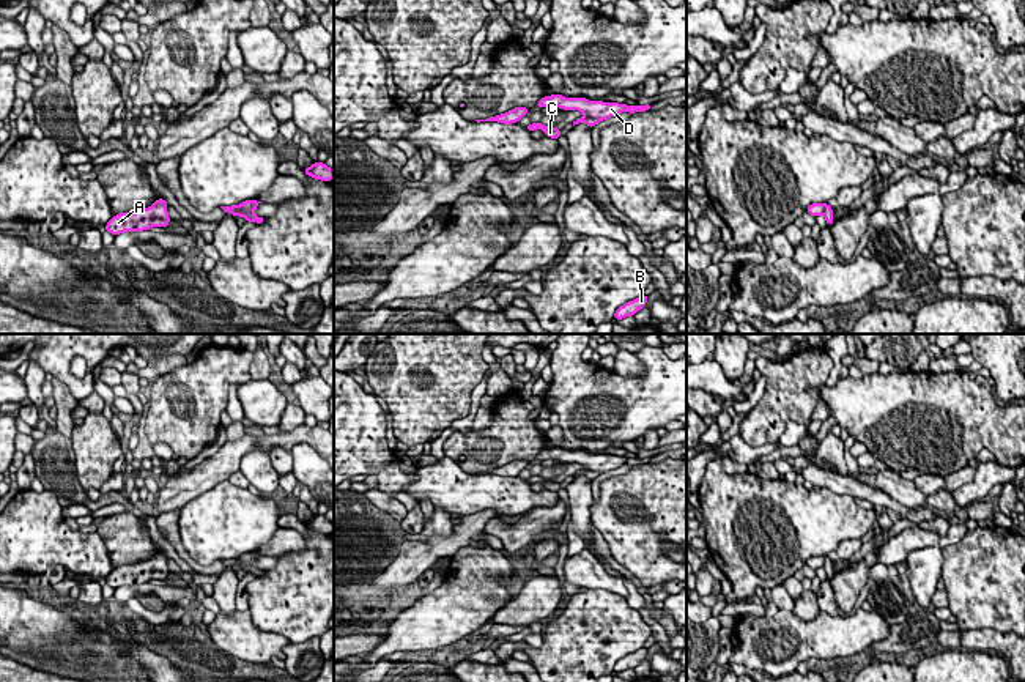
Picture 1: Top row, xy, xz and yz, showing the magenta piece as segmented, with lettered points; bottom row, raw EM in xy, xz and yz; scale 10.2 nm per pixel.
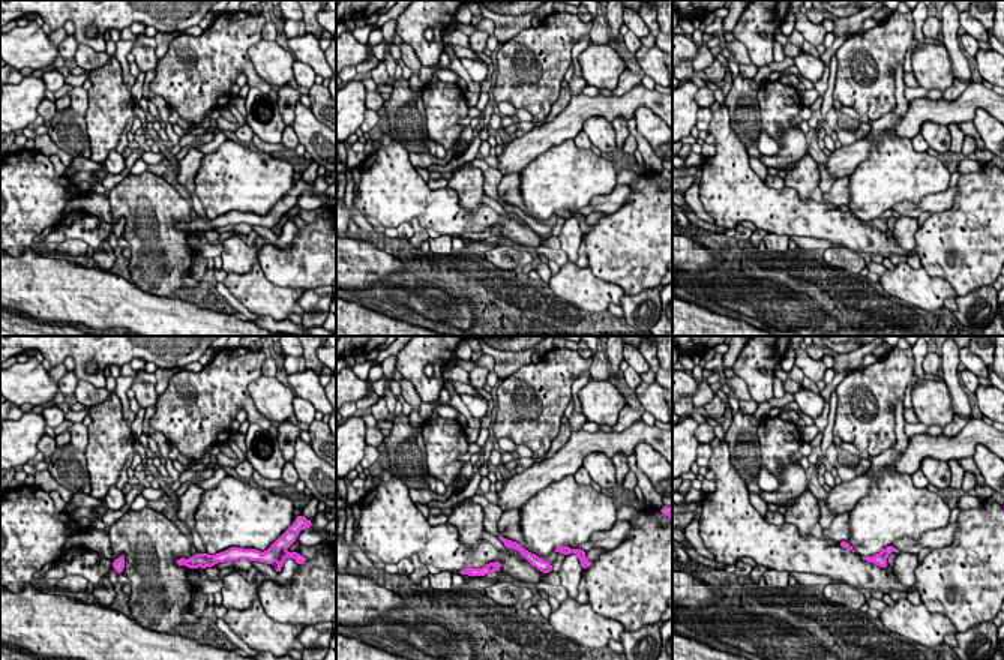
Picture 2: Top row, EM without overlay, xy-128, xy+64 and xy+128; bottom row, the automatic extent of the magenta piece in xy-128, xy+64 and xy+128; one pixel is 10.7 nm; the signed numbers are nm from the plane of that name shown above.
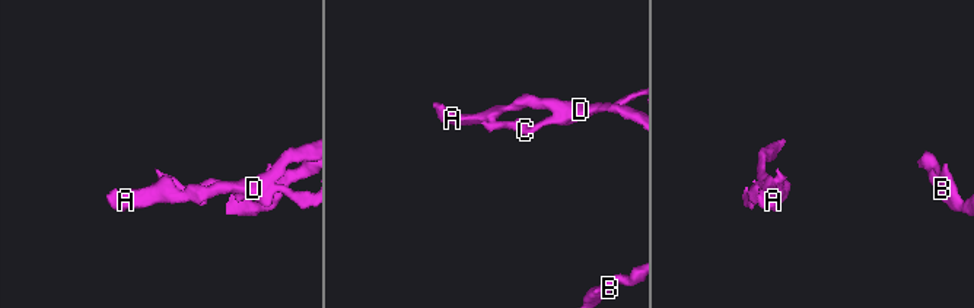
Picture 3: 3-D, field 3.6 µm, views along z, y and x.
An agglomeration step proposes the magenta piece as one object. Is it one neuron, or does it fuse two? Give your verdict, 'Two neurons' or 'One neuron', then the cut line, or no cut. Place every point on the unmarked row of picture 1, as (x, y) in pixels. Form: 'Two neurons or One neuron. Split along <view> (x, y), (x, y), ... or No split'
Two neurons. Split along xy (238, 558), (252, 567)

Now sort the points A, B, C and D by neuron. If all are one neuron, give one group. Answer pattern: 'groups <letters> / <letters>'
groups A B D / C

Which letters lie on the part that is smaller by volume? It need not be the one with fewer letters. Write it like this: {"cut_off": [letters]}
{"cut_off": ["C"]}

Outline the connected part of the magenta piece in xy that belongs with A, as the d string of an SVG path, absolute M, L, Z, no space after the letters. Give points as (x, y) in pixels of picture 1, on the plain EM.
M157 551L151 559L134 564L120 565L105 576L105 584L120 587L124 584L143 584L151 580L168 580L170 570L167 564L168 556Z

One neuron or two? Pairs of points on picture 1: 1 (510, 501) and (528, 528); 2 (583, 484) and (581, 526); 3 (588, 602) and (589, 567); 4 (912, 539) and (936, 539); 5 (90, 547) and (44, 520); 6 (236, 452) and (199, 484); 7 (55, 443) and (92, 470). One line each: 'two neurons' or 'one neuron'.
1: two neurons
2: one neuron
3: two neurons
4: one neuron
5: one neuron
6: one neuron
7: two neurons

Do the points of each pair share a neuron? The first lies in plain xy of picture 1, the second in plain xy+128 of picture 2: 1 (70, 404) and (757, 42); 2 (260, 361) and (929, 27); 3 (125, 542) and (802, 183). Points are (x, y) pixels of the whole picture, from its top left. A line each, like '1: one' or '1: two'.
1: two
2: one
3: one

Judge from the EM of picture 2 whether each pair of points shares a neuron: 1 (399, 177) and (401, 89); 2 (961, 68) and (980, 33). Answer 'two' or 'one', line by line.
1: two
2: two

